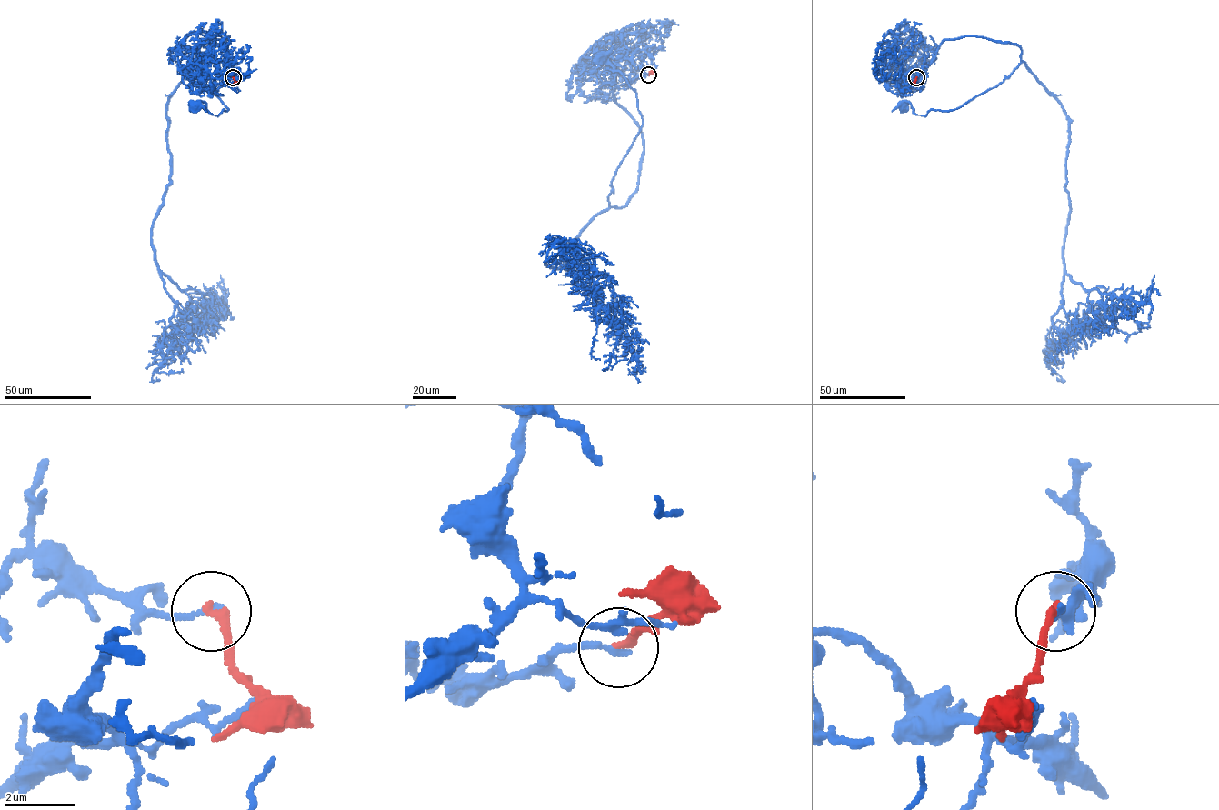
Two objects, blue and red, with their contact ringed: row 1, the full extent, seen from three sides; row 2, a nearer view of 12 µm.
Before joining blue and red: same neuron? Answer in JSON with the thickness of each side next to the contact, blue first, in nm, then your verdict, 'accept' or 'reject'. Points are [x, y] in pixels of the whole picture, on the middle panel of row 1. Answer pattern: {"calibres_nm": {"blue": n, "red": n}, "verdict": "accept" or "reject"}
{"calibres_nm": {"blue": 200, "red": 240}, "verdict": "reject"}

